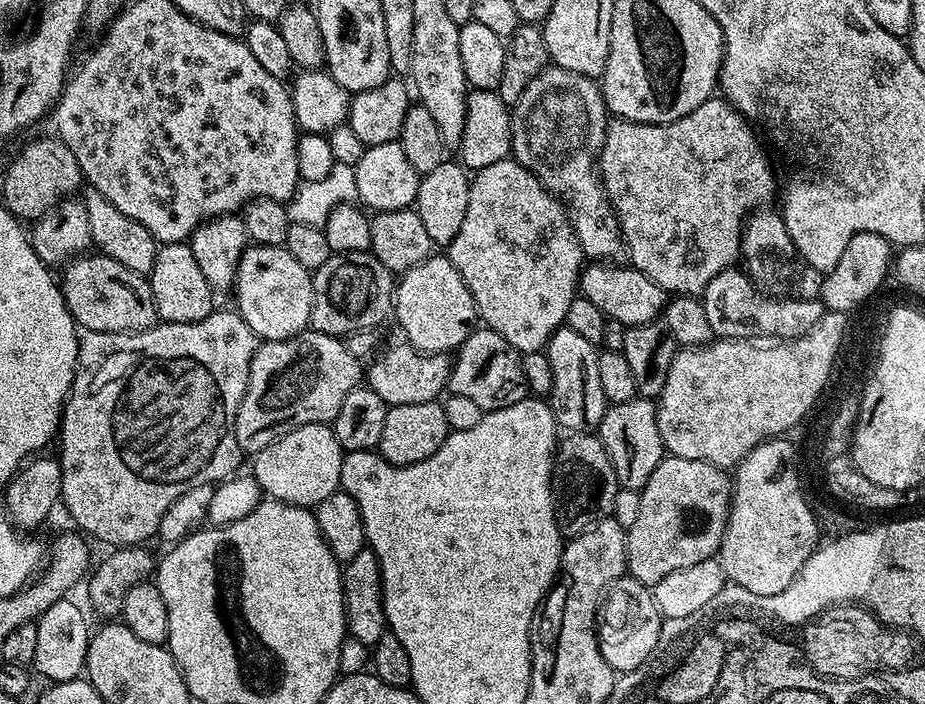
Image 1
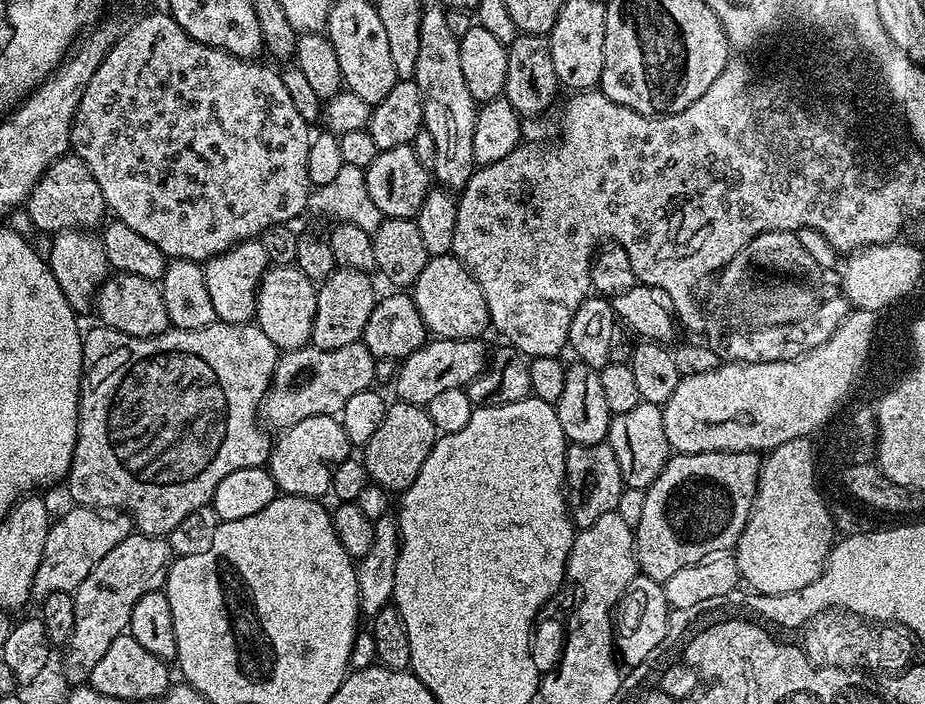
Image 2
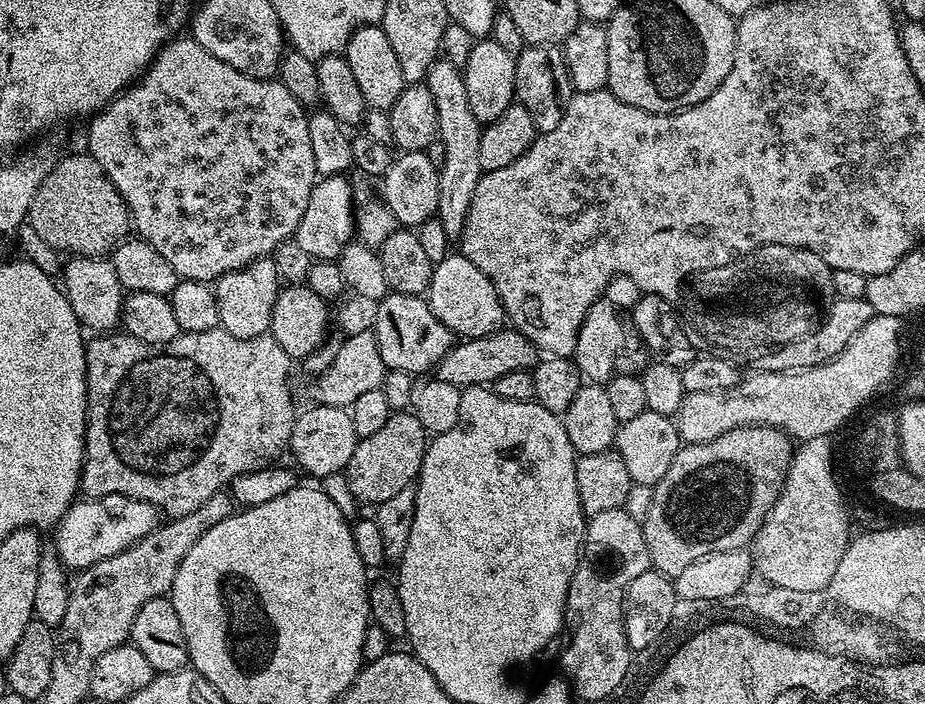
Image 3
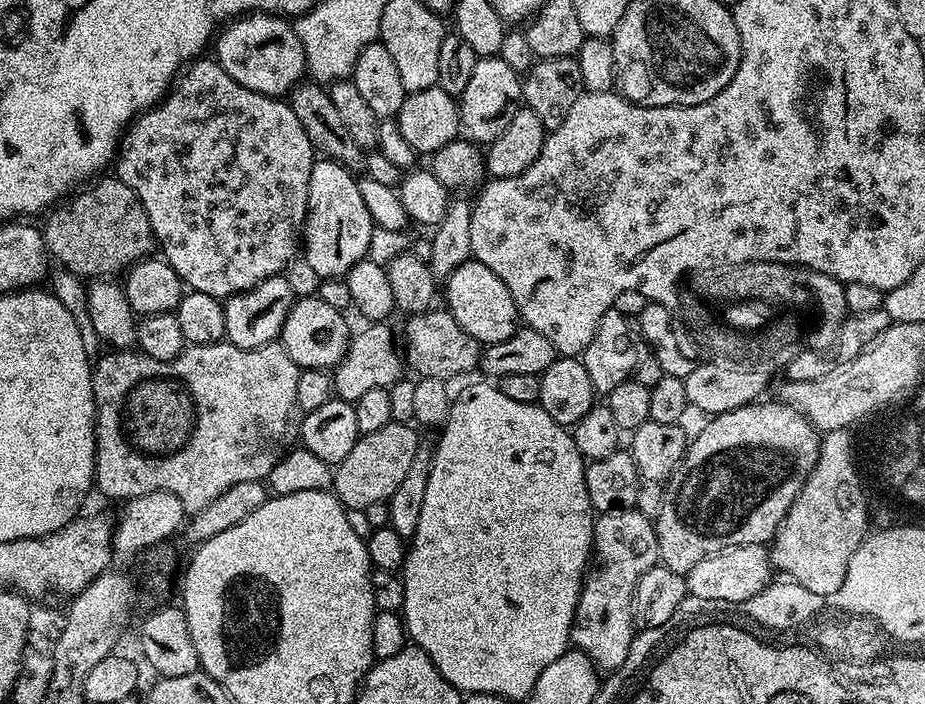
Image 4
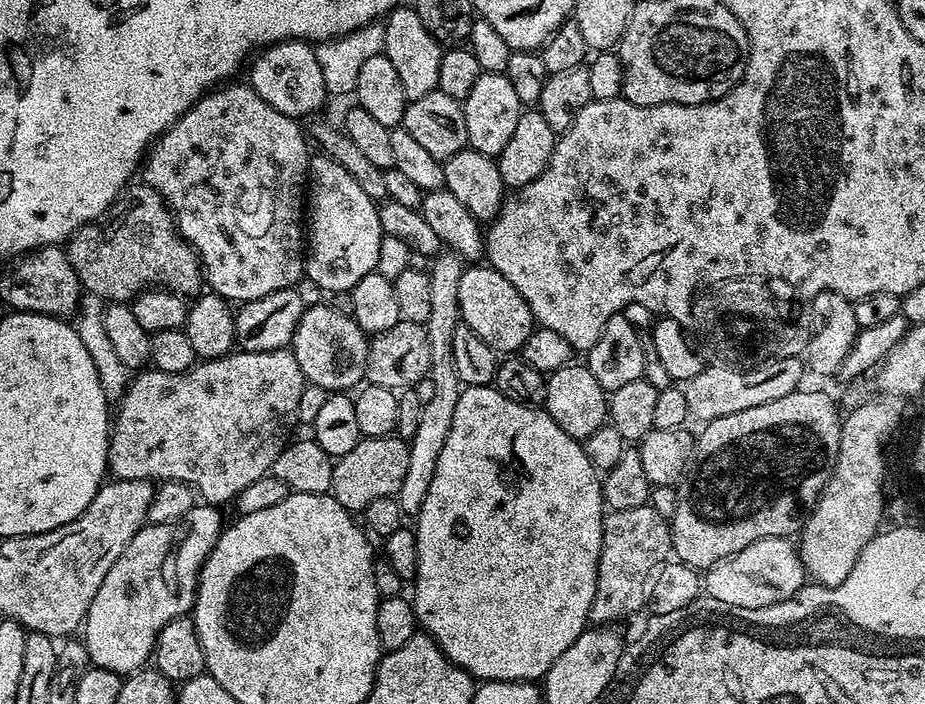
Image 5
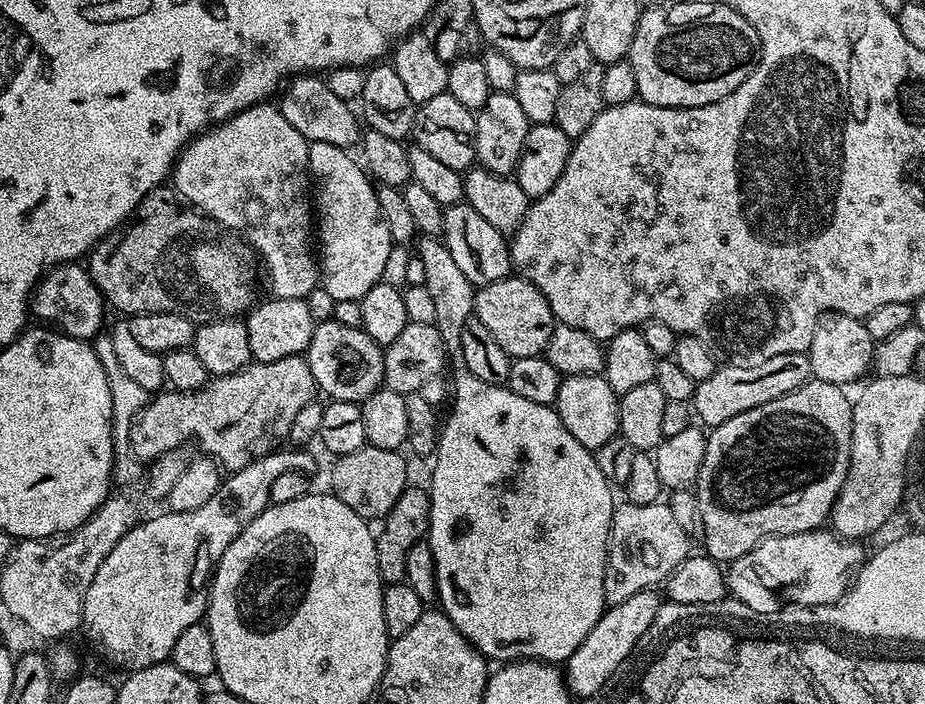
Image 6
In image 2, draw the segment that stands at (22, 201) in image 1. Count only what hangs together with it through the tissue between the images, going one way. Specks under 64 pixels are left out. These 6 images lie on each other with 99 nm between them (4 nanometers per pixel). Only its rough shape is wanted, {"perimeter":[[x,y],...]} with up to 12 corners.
{"perimeter":[[74,154],[47,168],[28,195],[33,226],[92,230],[102,189]]}

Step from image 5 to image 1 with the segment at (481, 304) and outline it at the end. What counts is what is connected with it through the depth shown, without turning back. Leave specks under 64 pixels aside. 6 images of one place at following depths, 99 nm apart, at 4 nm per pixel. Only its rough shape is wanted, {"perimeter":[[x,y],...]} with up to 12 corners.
{"perimeter":[[447,255],[394,288],[394,320],[420,352],[451,353],[478,324]]}

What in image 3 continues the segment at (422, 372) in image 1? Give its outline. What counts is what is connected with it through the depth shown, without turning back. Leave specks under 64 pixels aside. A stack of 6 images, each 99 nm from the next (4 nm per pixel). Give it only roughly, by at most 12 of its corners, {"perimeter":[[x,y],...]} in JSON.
{"perimeter":[[508,326],[461,339],[434,369],[461,390],[529,371],[538,350]]}

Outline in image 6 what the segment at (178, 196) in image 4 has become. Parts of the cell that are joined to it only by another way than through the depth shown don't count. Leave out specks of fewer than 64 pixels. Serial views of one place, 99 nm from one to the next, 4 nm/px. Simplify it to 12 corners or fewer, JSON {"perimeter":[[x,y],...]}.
{"perimeter":[[261,102],[170,173],[278,300],[320,284],[309,143]]}

